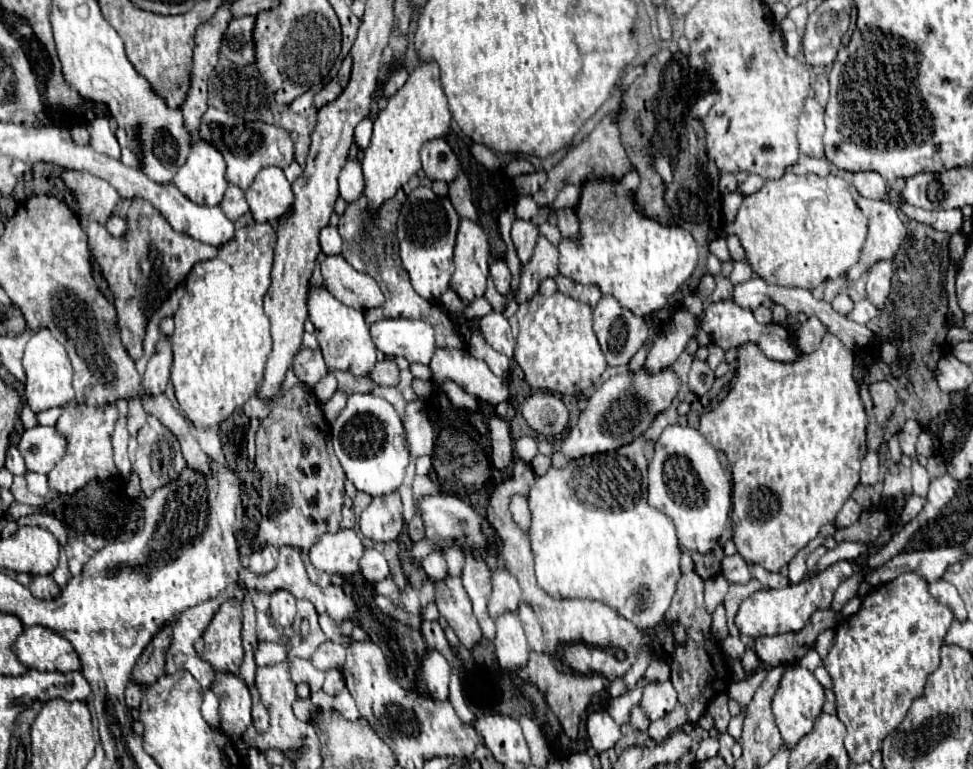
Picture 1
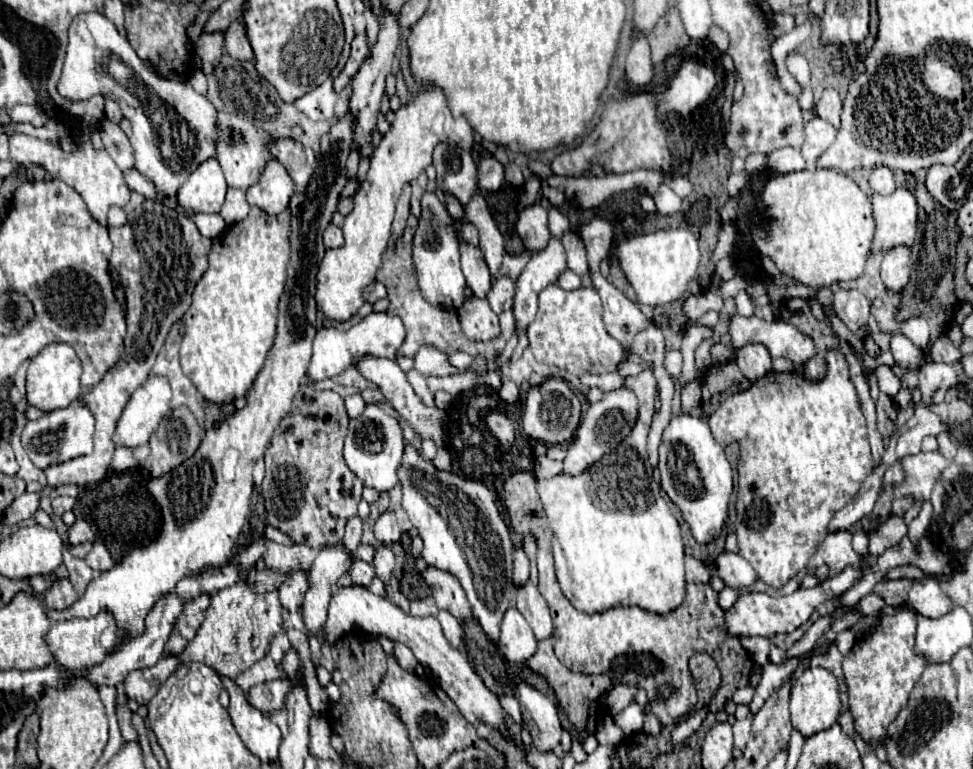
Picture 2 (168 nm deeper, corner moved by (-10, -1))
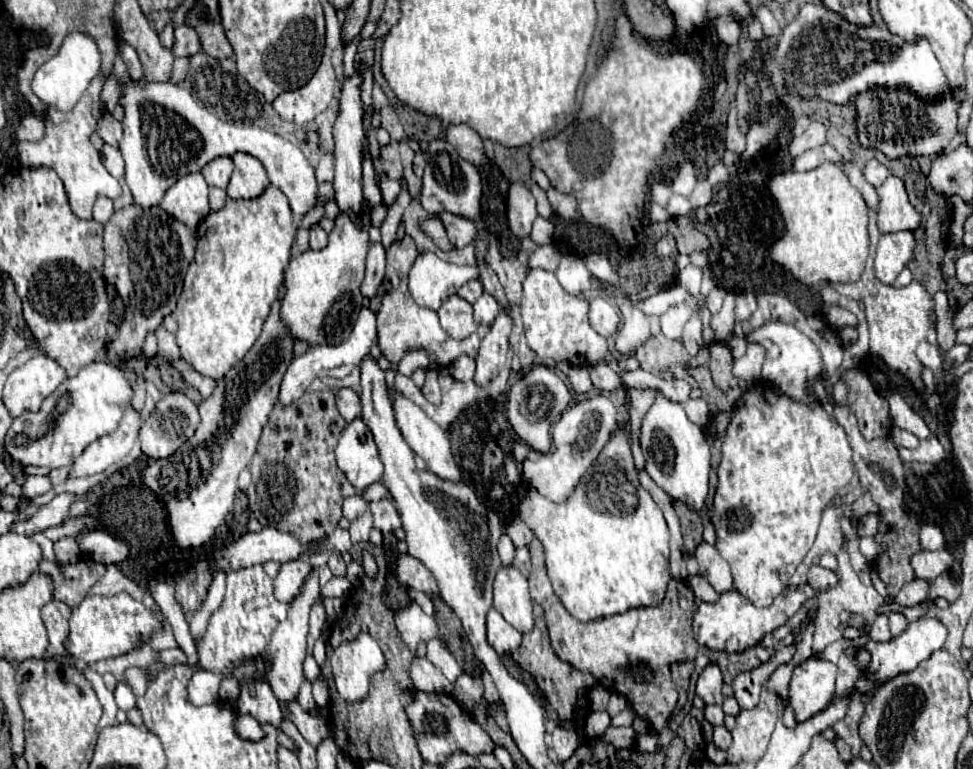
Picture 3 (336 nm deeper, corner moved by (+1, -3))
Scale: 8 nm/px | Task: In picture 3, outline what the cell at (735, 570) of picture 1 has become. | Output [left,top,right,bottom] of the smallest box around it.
[695,540,733,594]

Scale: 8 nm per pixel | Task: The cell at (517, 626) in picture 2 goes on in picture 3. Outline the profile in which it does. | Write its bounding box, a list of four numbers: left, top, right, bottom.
[487,608,521,656]

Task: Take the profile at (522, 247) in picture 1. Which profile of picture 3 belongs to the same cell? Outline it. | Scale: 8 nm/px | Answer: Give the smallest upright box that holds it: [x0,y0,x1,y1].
[507,182,537,238]

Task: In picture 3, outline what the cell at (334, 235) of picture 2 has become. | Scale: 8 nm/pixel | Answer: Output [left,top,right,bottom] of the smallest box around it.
[309,224,327,250]

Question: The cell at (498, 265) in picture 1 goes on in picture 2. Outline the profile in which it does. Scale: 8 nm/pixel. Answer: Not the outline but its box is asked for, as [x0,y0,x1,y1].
[488,276,516,314]

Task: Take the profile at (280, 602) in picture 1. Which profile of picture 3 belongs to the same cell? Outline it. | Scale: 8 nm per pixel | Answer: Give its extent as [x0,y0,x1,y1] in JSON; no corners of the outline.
[275,560,313,602]

